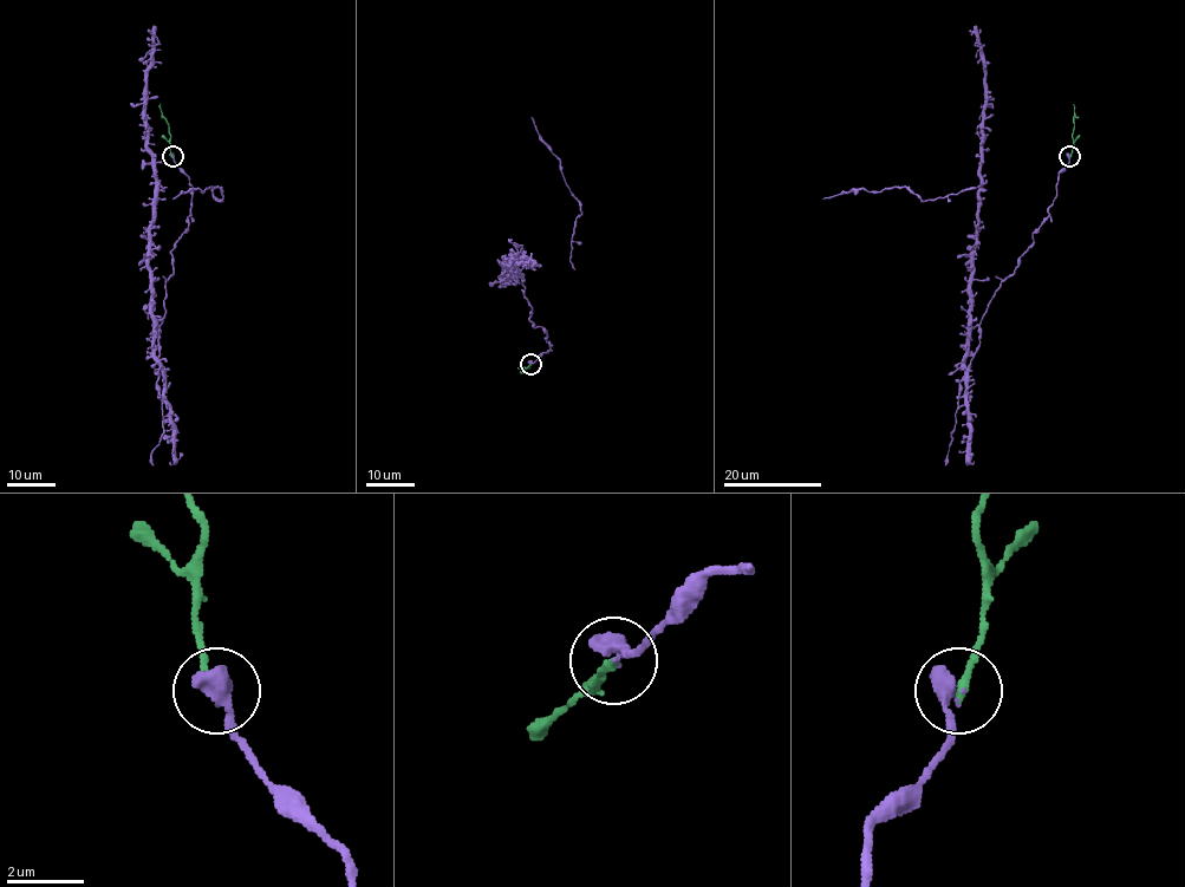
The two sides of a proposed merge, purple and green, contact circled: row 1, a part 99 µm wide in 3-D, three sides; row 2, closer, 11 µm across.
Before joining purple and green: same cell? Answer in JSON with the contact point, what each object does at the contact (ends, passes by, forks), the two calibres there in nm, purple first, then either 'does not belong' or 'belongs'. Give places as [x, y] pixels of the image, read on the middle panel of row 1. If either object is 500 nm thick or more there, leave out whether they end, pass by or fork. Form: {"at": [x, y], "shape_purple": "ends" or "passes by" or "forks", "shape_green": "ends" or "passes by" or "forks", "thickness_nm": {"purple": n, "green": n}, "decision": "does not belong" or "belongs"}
{"at": [531, 364], "thickness_nm": {"purple": 550, "green": 240}, "decision": "belongs"}

